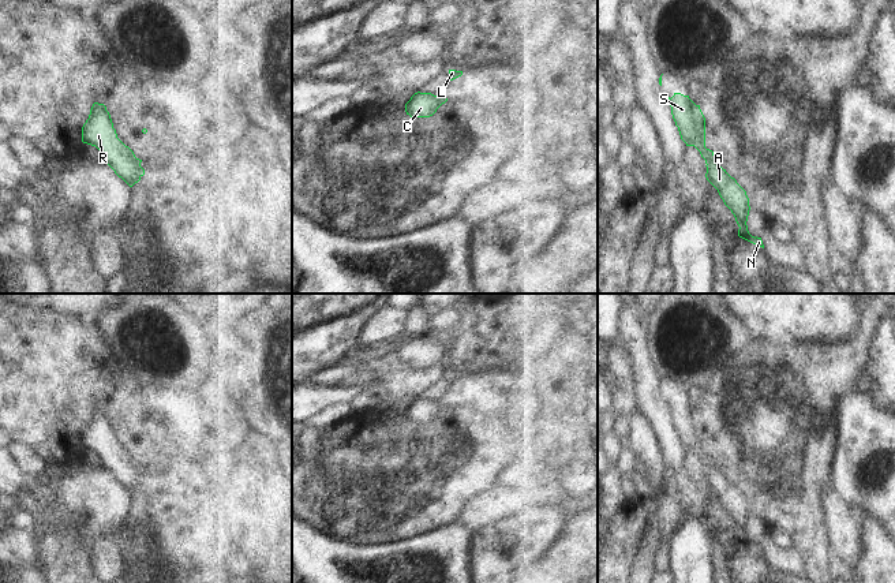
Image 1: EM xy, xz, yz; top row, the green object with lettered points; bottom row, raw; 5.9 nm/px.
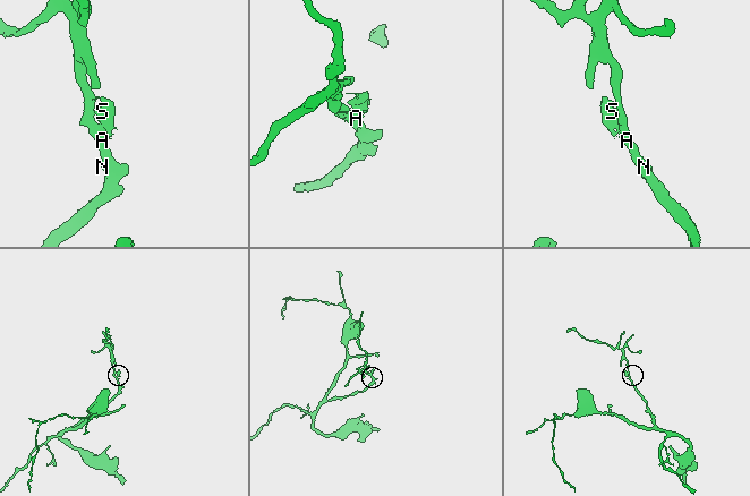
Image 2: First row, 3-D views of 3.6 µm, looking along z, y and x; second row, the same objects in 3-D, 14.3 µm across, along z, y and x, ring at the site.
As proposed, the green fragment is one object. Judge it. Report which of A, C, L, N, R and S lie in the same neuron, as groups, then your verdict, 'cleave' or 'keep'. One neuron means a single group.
groups A C N R / L S; cleave

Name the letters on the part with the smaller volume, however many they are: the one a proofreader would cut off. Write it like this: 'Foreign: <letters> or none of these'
Foreign: L, S

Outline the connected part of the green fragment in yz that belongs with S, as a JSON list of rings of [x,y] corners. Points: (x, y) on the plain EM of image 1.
[[[674,399],[671,404],[667,404],[673,425],[686,452],[694,452],[705,466],[705,470],[719,468],[714,457],[705,453],[705,423],[700,411],[696,411],[689,401],[681,399]]]

